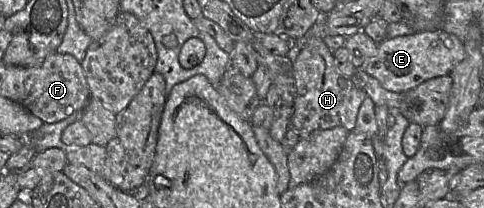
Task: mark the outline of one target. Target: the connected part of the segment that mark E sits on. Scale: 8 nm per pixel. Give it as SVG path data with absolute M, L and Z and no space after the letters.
M438 29L386 38L378 45L377 53L359 68L377 79L385 89L404 93L431 78L450 75L452 69L465 56L466 52L461 40L454 34Z

